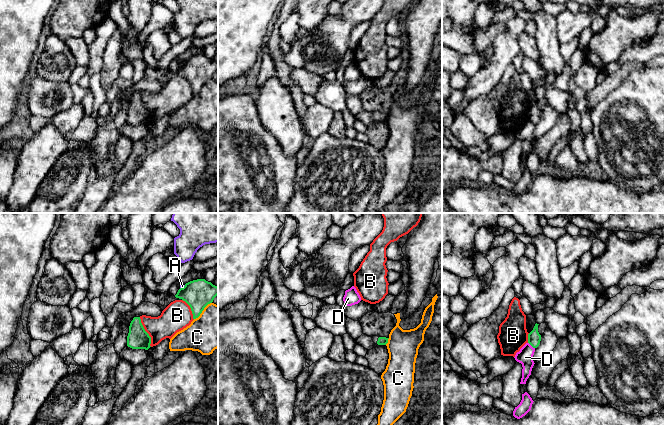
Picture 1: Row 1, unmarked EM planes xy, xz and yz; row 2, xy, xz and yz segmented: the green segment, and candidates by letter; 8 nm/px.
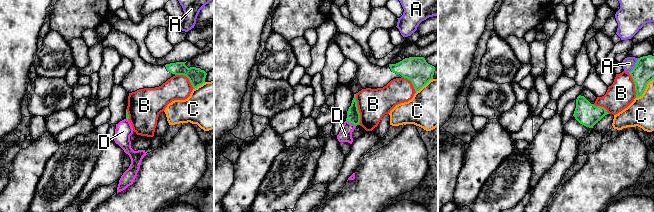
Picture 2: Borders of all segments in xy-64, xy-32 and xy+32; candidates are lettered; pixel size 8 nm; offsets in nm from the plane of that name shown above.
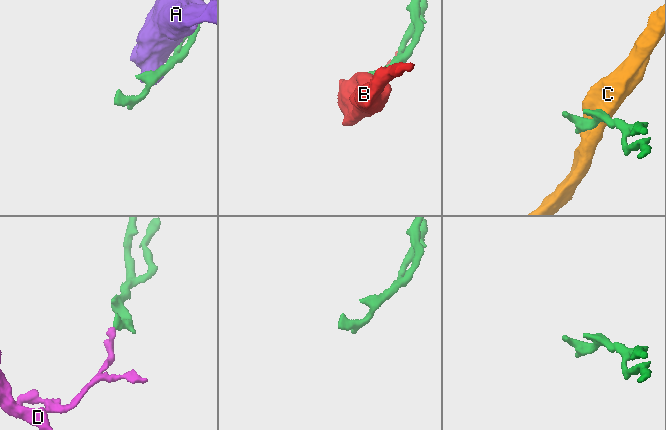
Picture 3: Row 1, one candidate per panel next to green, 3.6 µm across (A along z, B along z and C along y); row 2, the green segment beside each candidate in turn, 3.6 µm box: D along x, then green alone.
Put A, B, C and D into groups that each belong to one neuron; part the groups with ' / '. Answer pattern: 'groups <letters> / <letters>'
groups A / B / C / D

